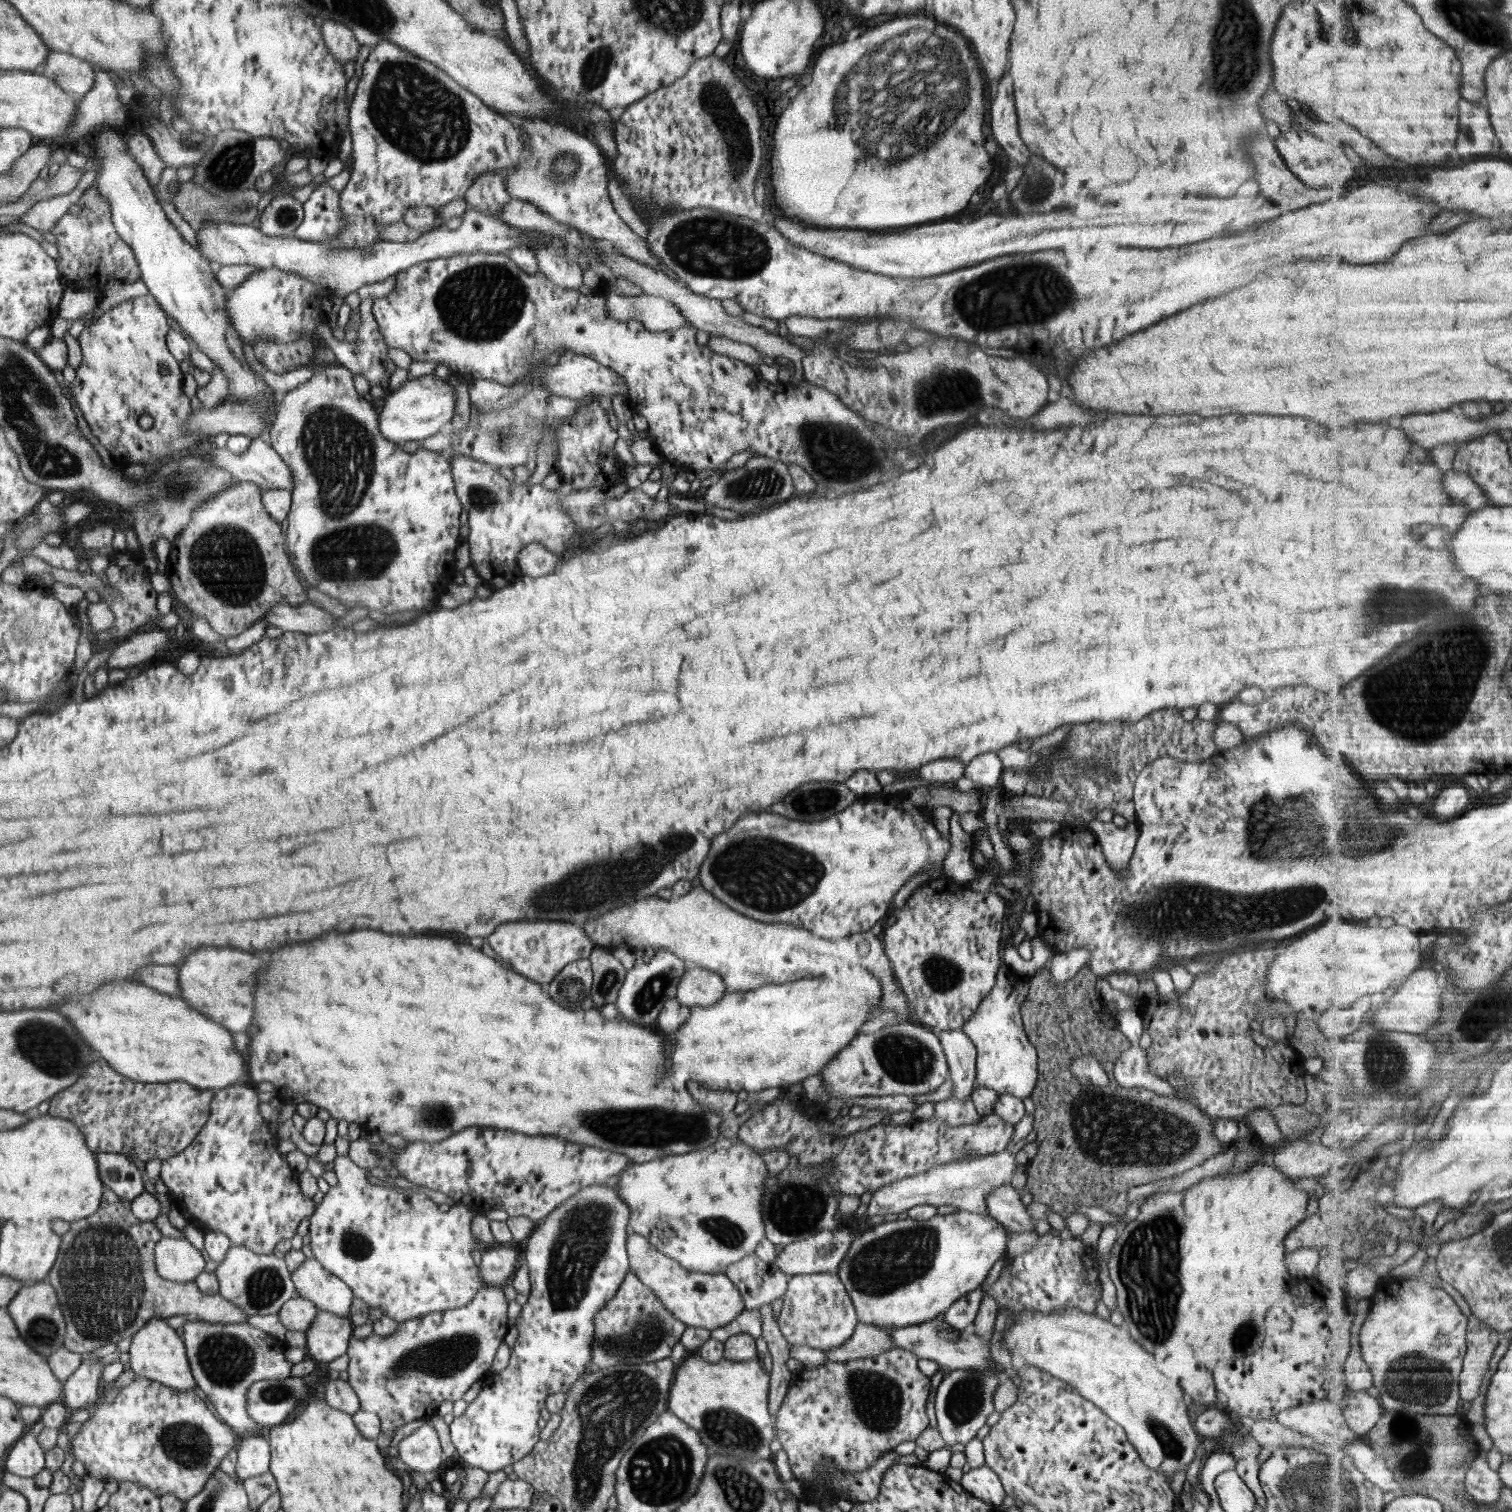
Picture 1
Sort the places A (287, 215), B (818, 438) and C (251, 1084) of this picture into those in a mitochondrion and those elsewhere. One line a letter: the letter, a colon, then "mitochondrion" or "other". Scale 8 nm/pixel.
A: mitochondrion
B: mitochondrion
C: other

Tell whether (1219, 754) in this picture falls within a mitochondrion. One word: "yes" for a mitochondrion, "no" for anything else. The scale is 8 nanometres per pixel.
no

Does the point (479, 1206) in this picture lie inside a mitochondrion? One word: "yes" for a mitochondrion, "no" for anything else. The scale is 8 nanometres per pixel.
no

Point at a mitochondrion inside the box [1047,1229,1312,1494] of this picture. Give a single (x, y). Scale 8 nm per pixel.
(1170, 1443)

